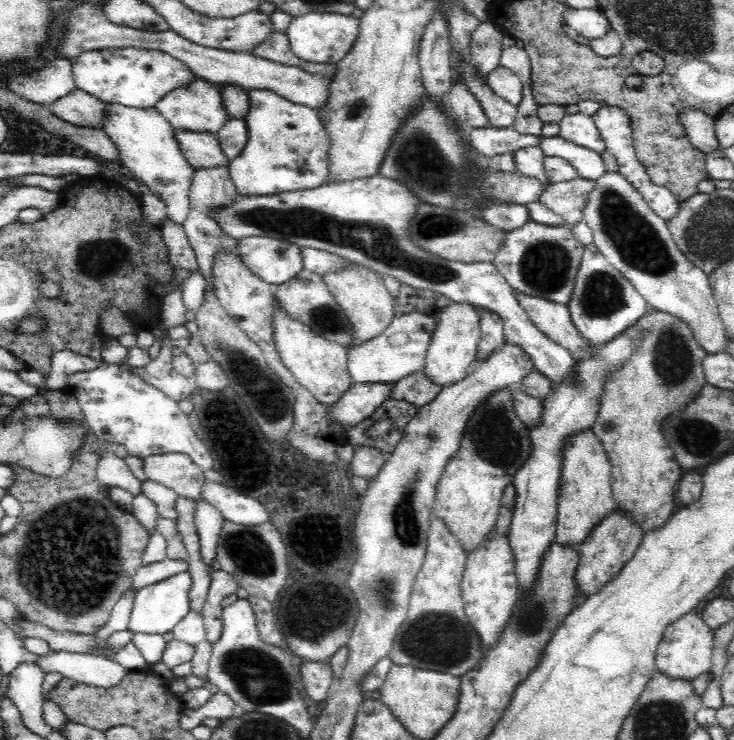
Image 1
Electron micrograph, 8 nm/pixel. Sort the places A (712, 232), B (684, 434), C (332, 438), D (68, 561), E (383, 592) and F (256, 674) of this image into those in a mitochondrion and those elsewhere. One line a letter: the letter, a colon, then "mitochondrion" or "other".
A: mitochondrion
B: mitochondrion
C: other
D: mitochondrion
E: mitochondrion
F: mitochondrion

